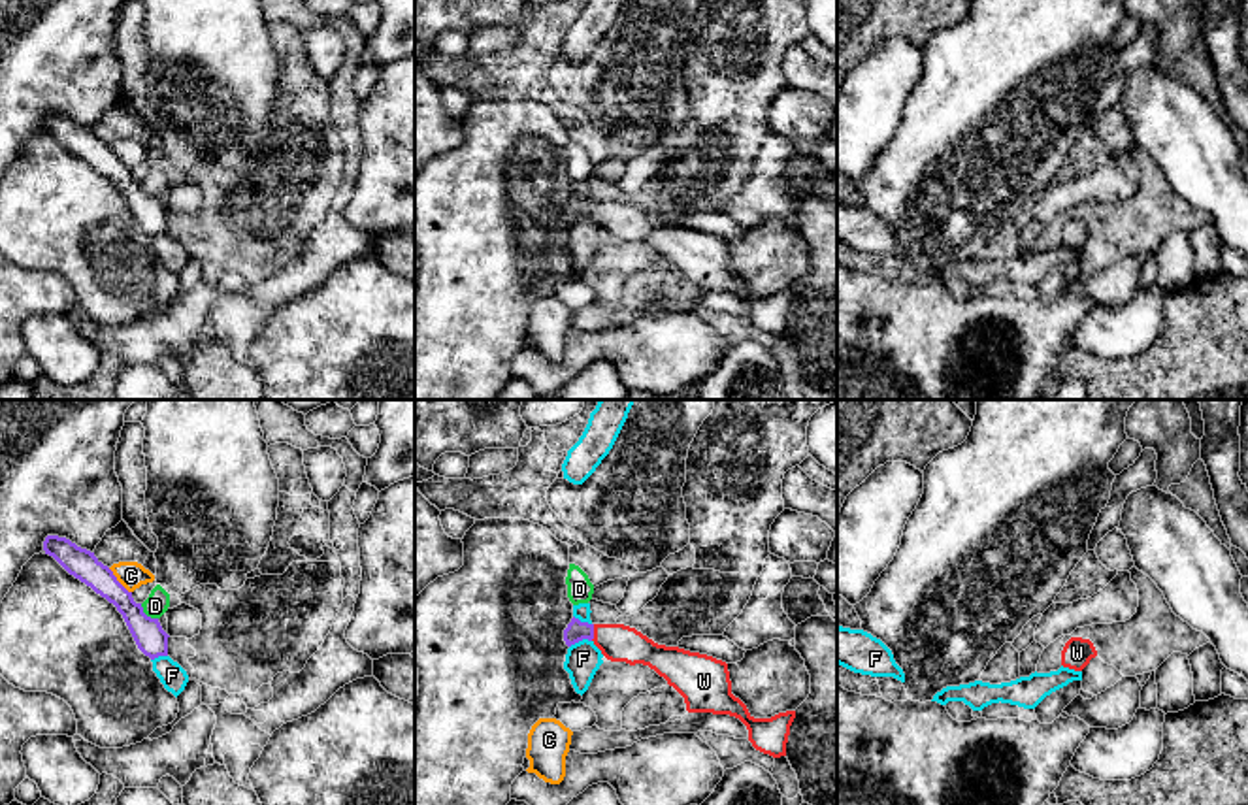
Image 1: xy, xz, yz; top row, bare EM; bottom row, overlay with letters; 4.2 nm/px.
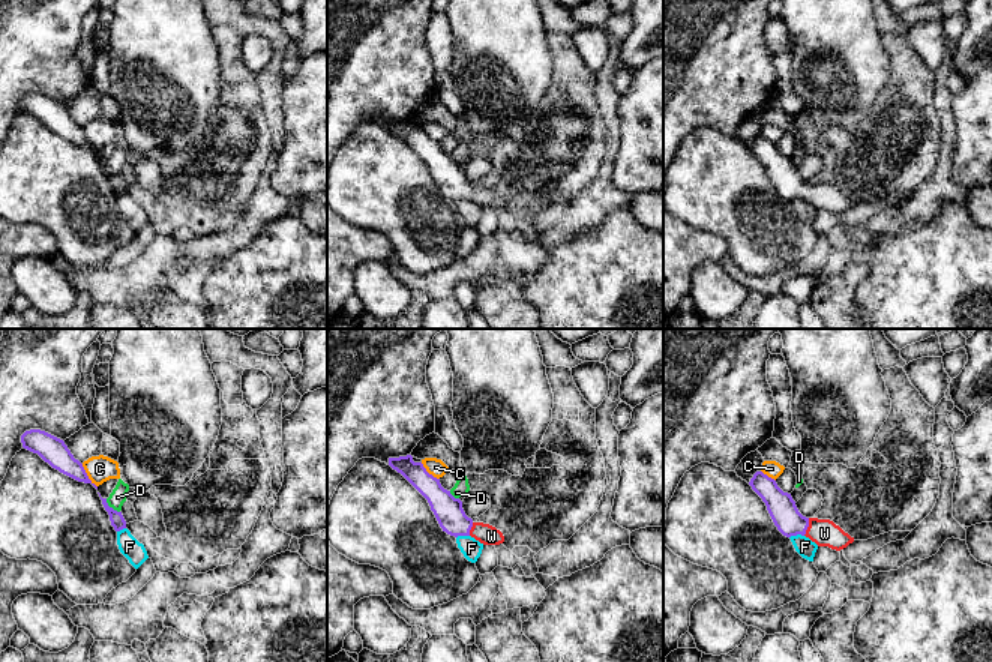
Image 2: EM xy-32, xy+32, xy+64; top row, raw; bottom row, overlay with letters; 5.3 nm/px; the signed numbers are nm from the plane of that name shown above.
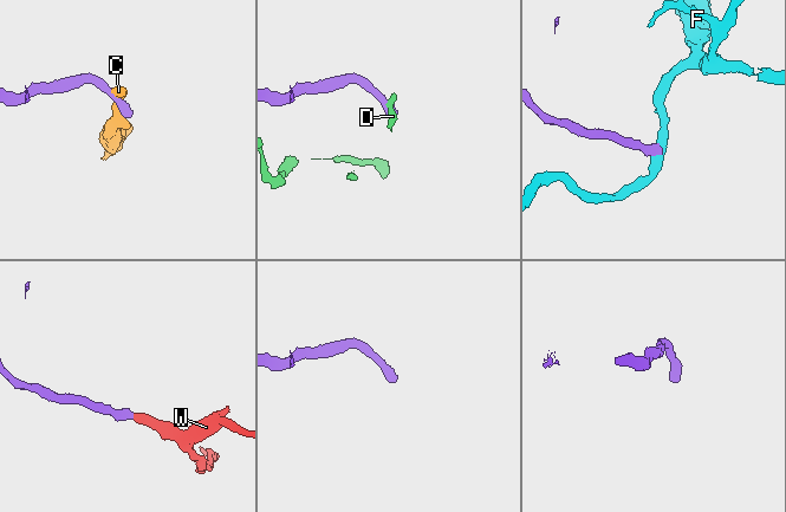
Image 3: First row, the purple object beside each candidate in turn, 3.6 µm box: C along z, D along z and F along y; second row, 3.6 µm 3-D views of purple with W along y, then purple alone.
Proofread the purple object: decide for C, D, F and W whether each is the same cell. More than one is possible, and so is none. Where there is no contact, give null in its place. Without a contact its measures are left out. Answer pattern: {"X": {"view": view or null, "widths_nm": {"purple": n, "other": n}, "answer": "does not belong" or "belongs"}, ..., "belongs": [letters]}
{"C": {"view": "xy", "widths_nm": {"purple": 130, "other": 110}, "answer": "does not belong"}, "D": {"view": "xy", "widths_nm": {"purple": 140, "other": 100}, "answer": "does not belong"}, "F": {"view": "xz", "widths_nm": {"purple": 90, "other": 150}, "answer": "does not belong"}, "W": {"view": "xz", "widths_nm": {"purple": 90, "other": 160}, "answer": "belongs"}, "belongs": ["W"]}

